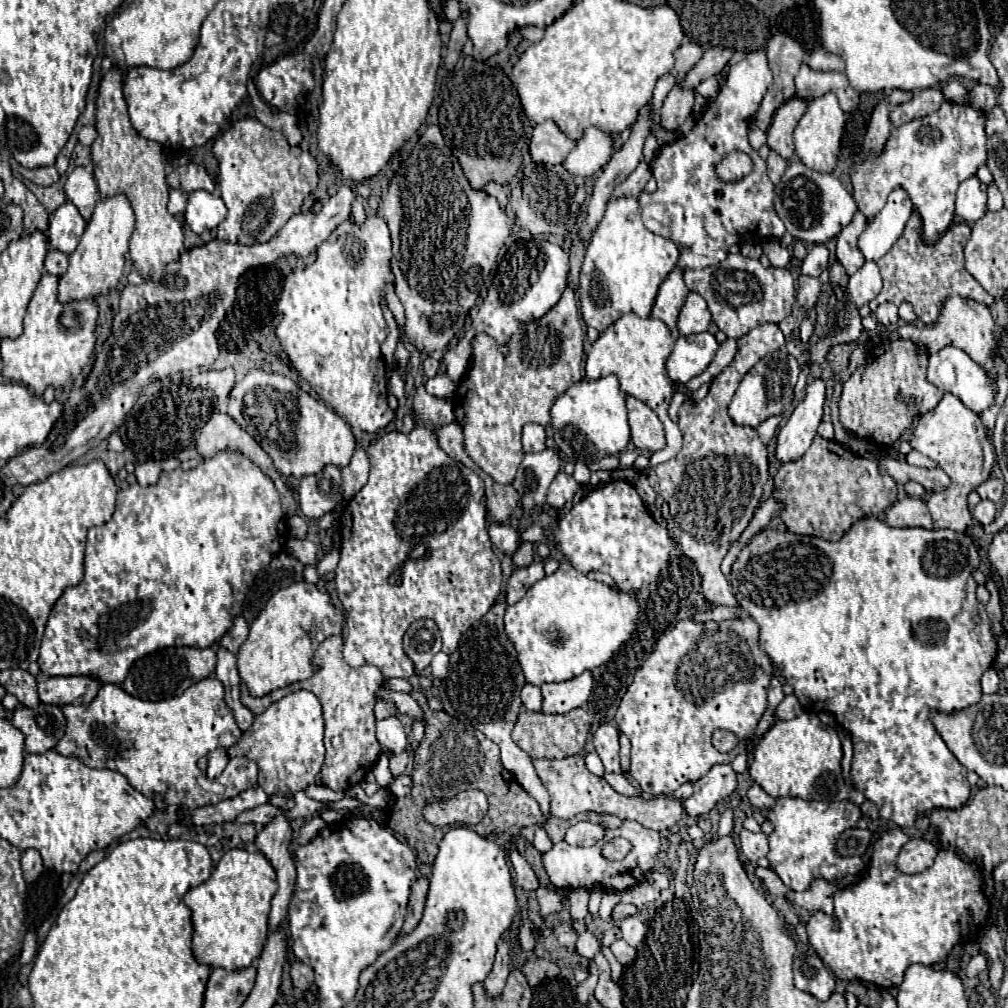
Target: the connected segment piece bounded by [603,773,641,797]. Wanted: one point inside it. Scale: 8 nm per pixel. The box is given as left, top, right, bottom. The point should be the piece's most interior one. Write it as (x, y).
(620, 783)

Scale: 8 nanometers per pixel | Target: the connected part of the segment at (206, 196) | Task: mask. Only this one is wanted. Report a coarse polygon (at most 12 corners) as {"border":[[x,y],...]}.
{"border":[[203,189],[189,193],[185,223],[215,229],[227,215],[223,199]]}

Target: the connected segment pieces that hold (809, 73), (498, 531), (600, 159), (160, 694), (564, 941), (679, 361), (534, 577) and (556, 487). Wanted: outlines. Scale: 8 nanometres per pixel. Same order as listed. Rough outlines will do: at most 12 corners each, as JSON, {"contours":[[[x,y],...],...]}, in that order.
{"contours":[[[801,65],[795,97],[811,101],[827,91],[841,109],[855,109],[859,93],[845,73],[819,73]],[[491,523],[491,543],[501,553],[515,553],[517,533],[507,523]],[[587,127],[563,167],[583,179],[615,153],[611,133]],[[167,647],[135,661],[123,689],[171,699],[215,673],[213,647]],[[571,921],[559,923],[553,933],[569,951],[575,949],[577,933]],[[711,333],[679,337],[665,361],[683,385],[711,363],[719,343]],[[543,563],[513,569],[505,599],[515,605],[543,579]],[[559,473],[547,491],[547,503],[563,509],[579,483]]]}

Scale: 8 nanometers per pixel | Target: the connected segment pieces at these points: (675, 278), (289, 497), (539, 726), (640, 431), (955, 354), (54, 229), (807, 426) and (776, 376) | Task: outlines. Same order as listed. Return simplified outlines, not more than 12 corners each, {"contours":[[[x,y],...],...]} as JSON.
{"contours":[[[675,267],[659,285],[651,317],[675,331],[689,289]],[[215,411],[197,437],[205,459],[237,449],[273,479],[285,515],[297,513],[271,457],[233,417]],[[521,713],[513,741],[531,757],[581,753],[593,713]],[[625,397],[631,441],[639,449],[665,447],[659,417]],[[951,345],[929,355],[927,381],[977,415],[997,381]],[[71,201],[51,215],[49,243],[73,253],[85,219]],[[825,381],[807,385],[805,399],[779,429],[775,457],[797,461],[821,423]],[[785,347],[763,357],[729,405],[735,425],[757,429],[793,401]]]}

